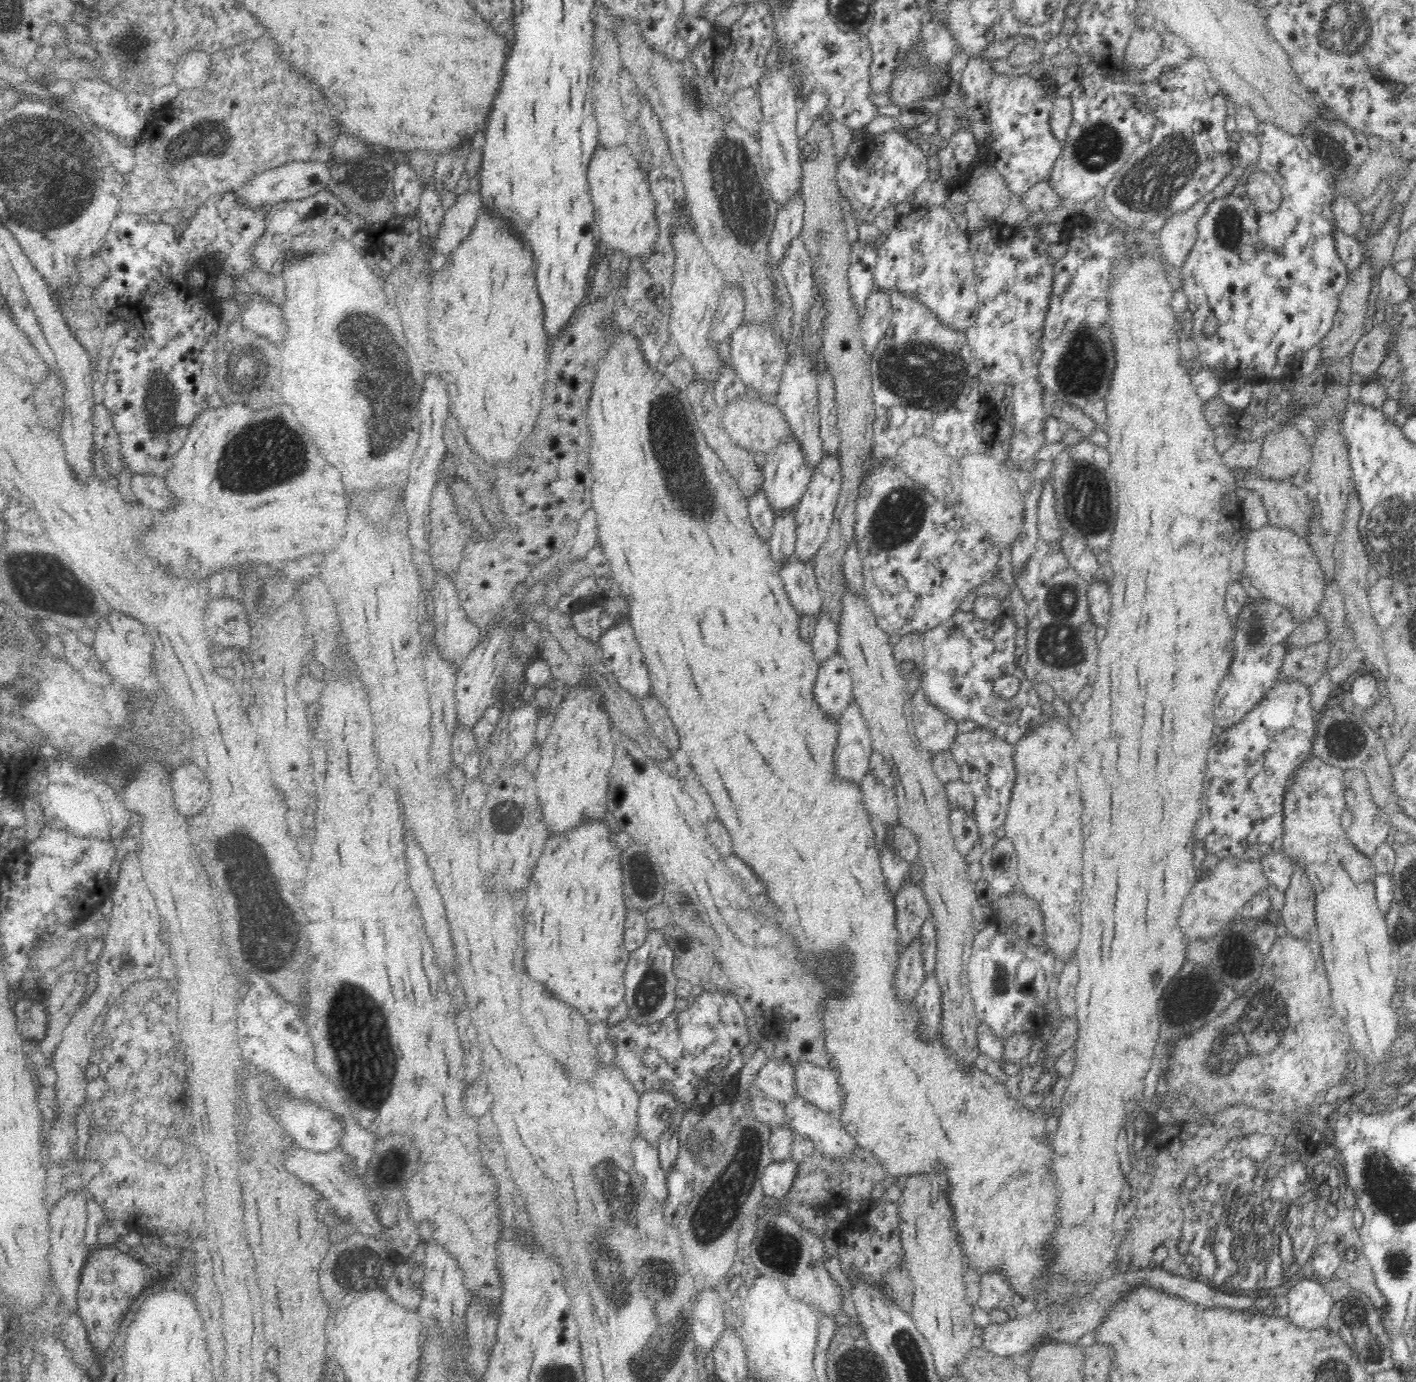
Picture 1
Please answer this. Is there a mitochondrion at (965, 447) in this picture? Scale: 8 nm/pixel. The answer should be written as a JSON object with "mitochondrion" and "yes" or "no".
{"mitochondrion":"no"}

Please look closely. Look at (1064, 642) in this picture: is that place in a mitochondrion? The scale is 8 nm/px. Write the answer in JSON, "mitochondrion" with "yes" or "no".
{"mitochondrion":"yes"}

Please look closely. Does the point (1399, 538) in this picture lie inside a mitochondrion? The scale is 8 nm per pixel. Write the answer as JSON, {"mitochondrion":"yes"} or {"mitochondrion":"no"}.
{"mitochondrion":"yes"}

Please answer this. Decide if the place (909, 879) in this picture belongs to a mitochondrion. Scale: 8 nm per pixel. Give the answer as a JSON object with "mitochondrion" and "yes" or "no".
{"mitochondrion":"no"}

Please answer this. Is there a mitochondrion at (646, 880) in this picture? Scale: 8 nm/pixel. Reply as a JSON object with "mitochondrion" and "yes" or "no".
{"mitochondrion":"yes"}

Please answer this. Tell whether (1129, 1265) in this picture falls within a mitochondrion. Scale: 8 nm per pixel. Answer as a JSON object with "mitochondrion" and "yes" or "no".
{"mitochondrion":"no"}

